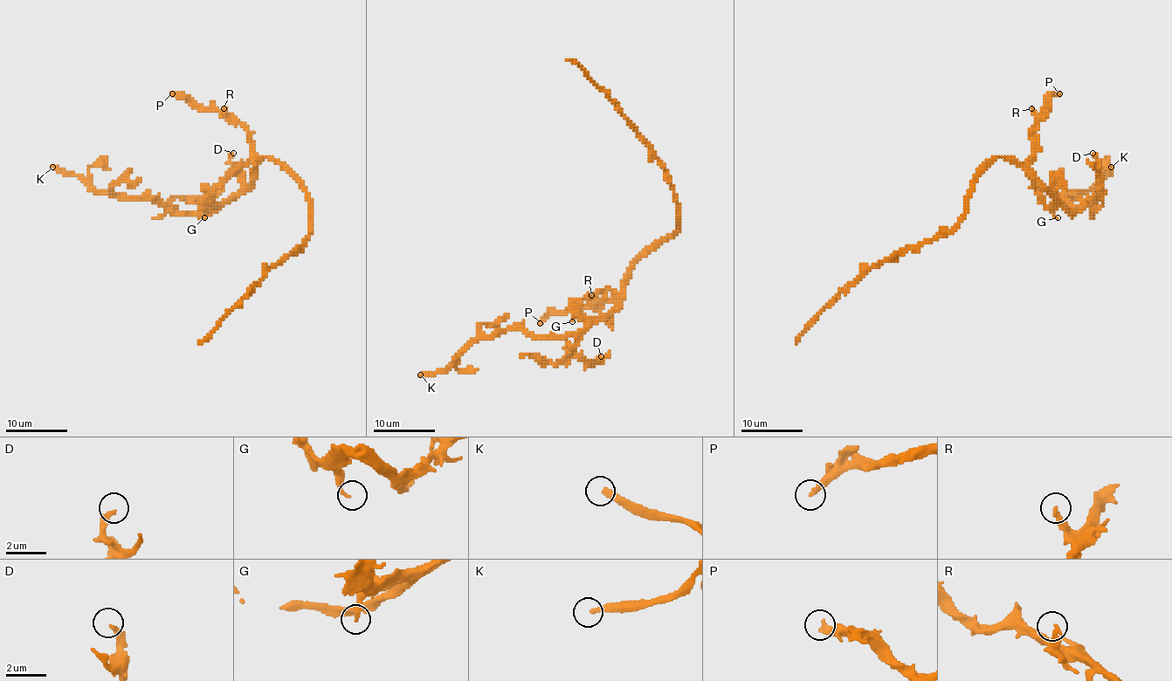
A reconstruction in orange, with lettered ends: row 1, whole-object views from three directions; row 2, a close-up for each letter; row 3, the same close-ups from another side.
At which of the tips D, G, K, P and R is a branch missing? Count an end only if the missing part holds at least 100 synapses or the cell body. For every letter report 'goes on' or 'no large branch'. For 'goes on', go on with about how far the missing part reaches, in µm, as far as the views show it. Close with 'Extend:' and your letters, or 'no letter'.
D: no large branch
G: no large branch
K: no large branch
P: goes on; about 20 µm are missing
R: no large branch
Extend: P

